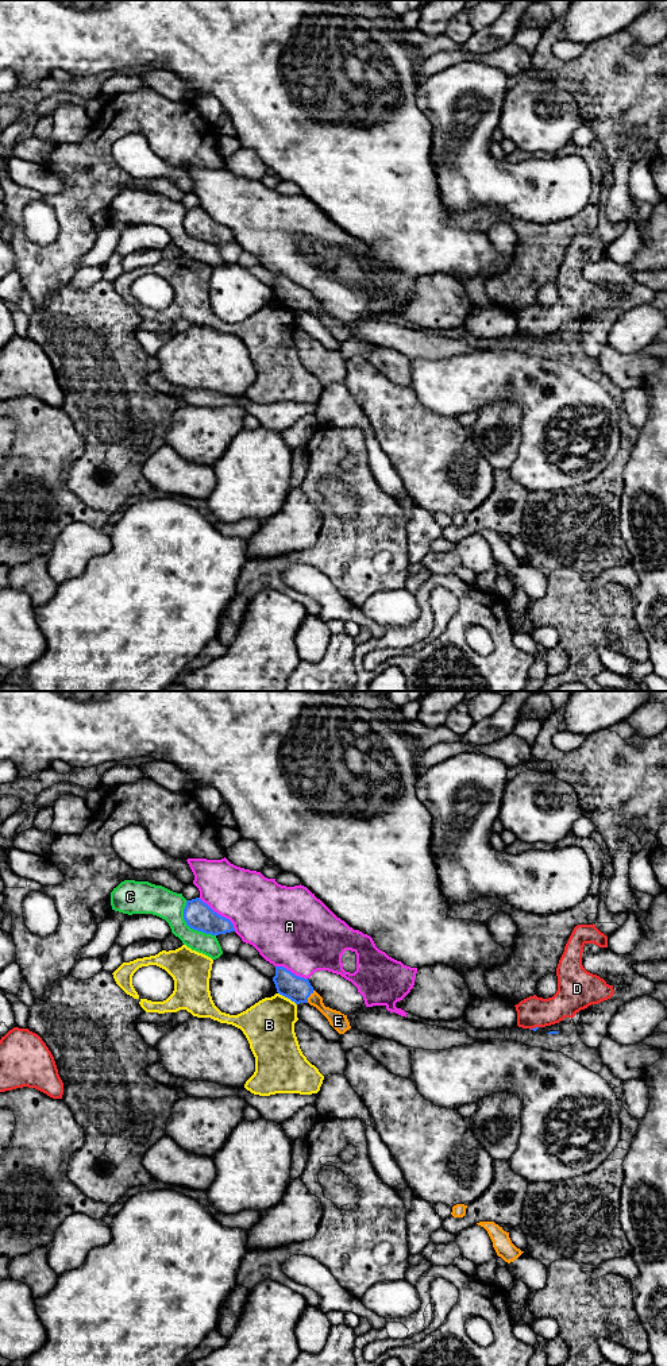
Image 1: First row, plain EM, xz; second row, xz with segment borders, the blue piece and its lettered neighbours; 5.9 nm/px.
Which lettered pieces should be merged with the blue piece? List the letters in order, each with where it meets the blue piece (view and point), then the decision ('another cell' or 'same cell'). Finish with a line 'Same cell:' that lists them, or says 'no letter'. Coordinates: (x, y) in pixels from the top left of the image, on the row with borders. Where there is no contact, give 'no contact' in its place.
A: xz (218, 914) | another cell
B: xz (288, 998) | another cell
C: xz (189, 926) | another cell
D: xz (535, 1027) | another cell
E: xz (309, 995) | same cell
Same cell: E

